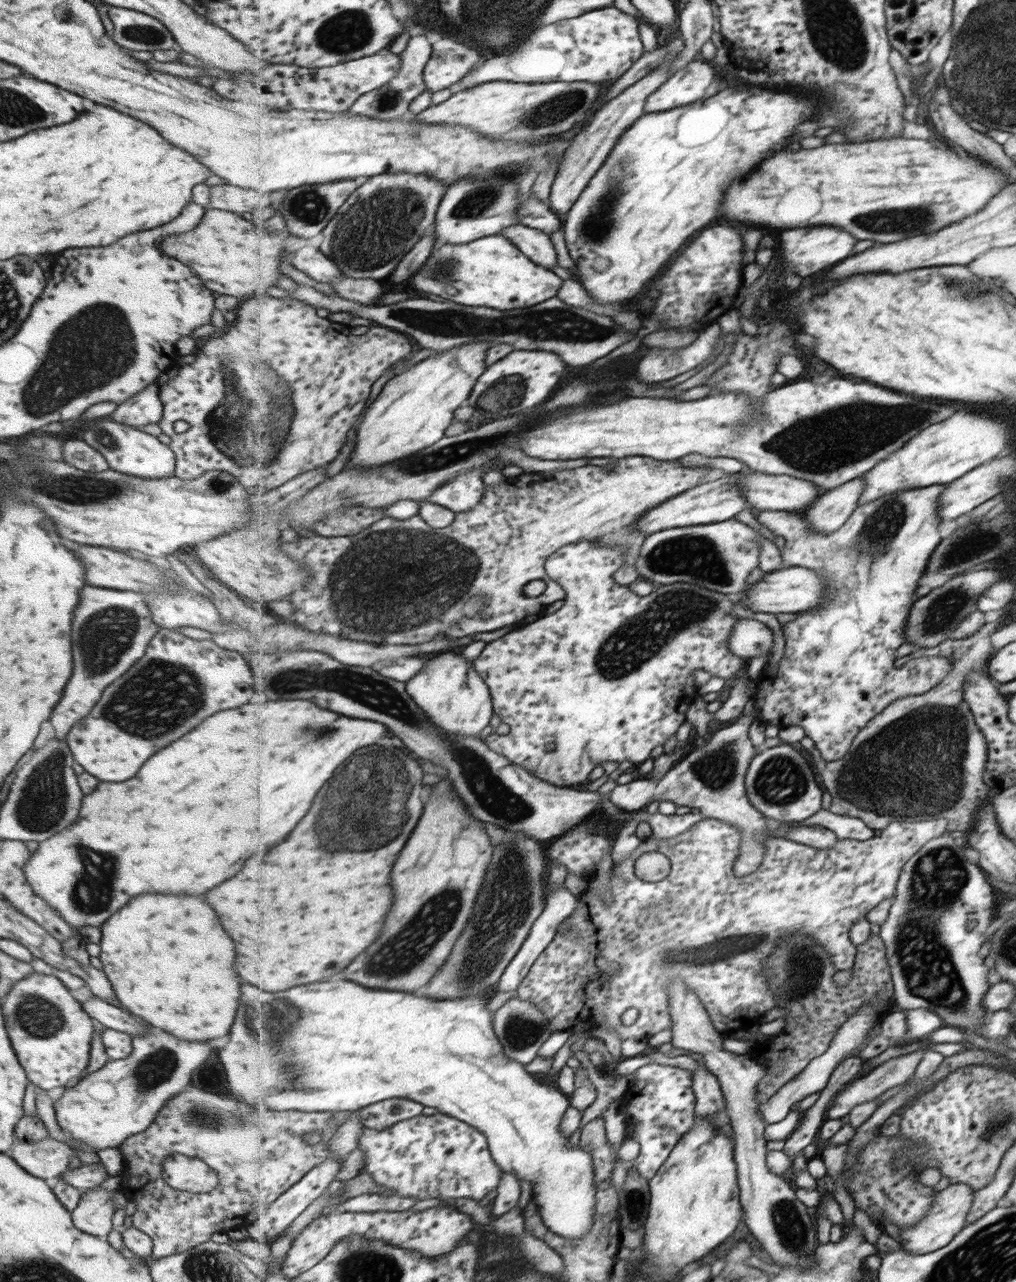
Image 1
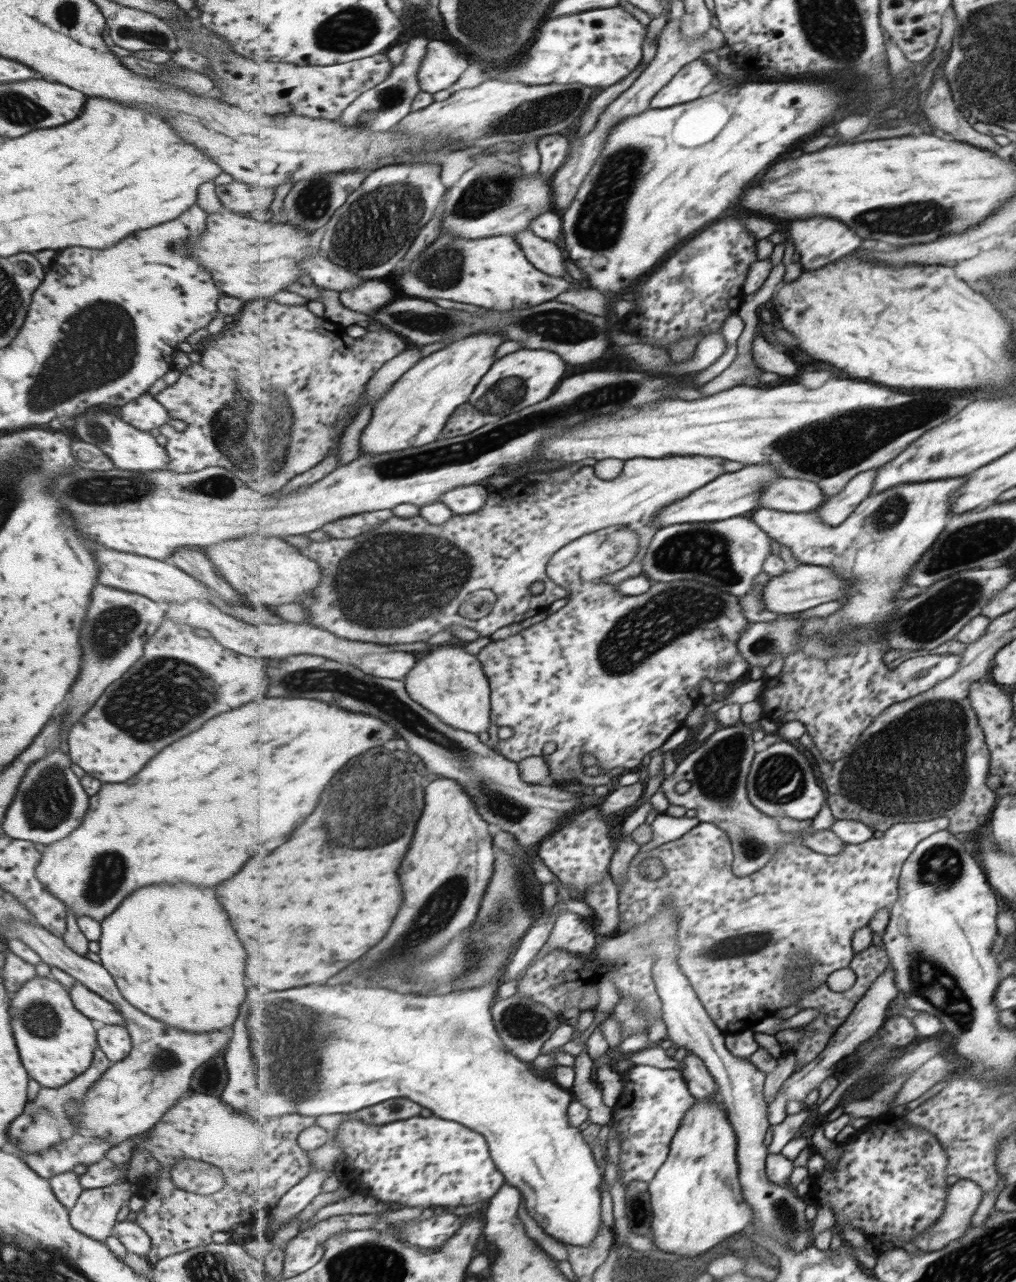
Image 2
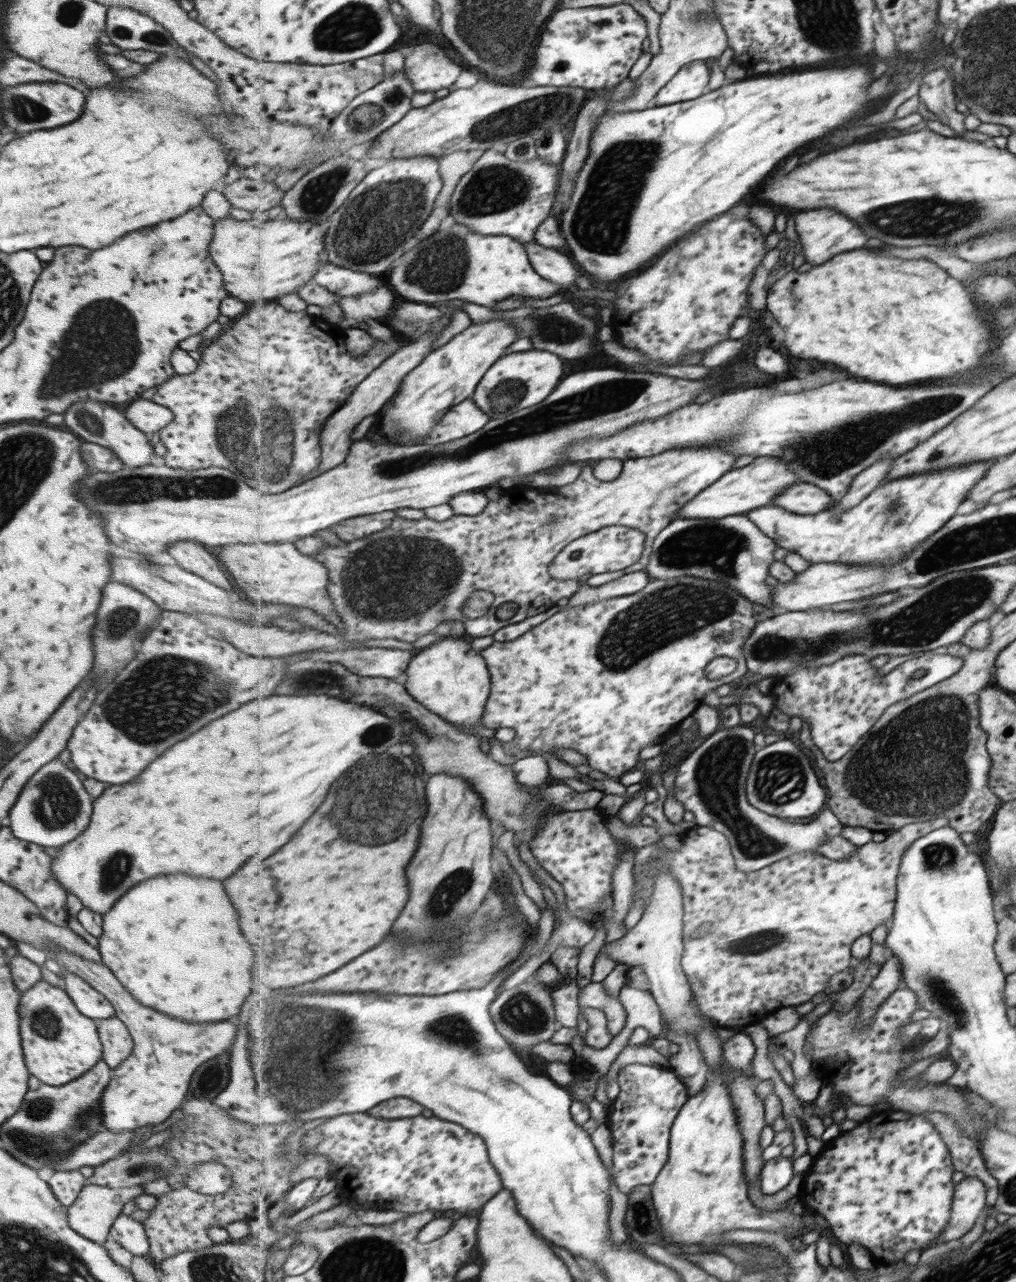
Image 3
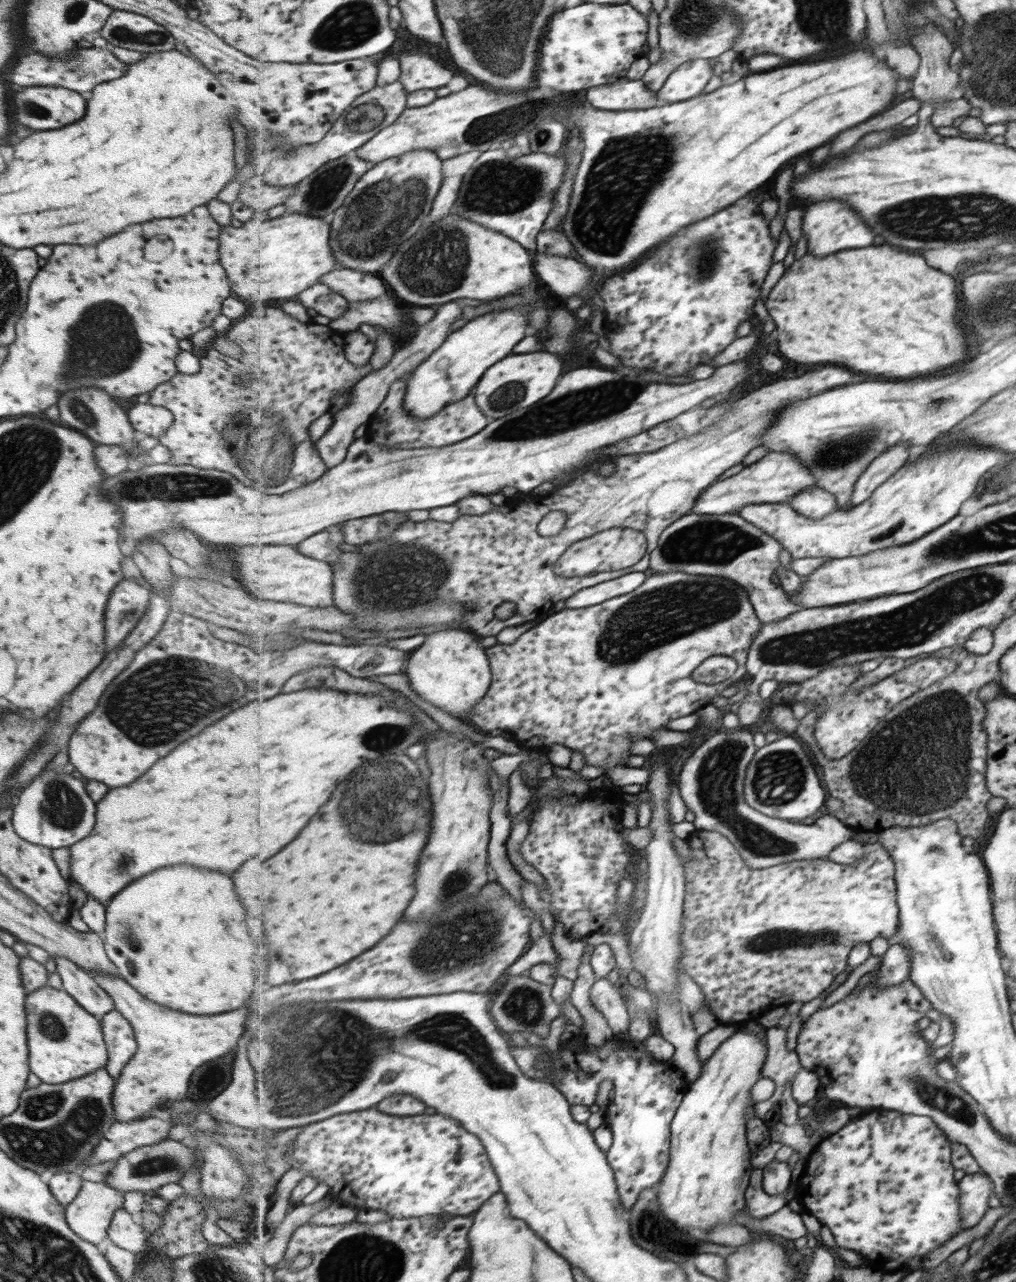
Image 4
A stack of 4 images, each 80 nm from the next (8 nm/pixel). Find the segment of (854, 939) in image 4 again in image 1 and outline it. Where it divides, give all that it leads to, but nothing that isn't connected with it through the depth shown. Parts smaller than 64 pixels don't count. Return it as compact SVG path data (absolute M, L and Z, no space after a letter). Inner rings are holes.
M704 819L695 824L687 832L668 838L667 840L659 840L652 836L634 850L620 864L614 864L612 870L611 894L613 894L614 902L606 904L601 895L597 895L597 891L591 891L591 888L585 890L583 896L578 899L579 904L577 910L567 918L560 930L553 939L553 942L545 949L545 952L538 958L536 964L530 970L530 973L525 977L525 980L519 985L517 996L521 1000L532 1002L538 1009L543 1011L543 1014L550 1018L551 1030L555 1032L565 1032L565 1030L573 1030L575 1026L584 1022L589 1022L587 1030L592 1030L596 1027L602 1027L609 1032L615 1032L621 1040L637 1039L643 1040L659 1034L663 1031L671 1031L672 1018L669 1012L670 1000L668 996L668 984L675 979L683 979L687 986L702 1000L706 1006L707 1012L710 1014L715 1028L718 1028L723 1034L734 1032L736 1030L747 1030L753 1024L759 1024L759 1019L765 1012L769 1012L771 1008L778 1006L776 994L770 985L770 978L764 969L764 964L771 954L774 954L775 948L779 946L781 938L787 938L793 932L803 932L804 934L815 935L816 942L826 949L830 958L834 960L835 968L839 971L845 969L853 970L855 959L858 956L858 946L855 946L851 940L850 934L854 924L862 918L867 918L875 907L883 901L893 898L897 894L897 886L906 864L919 852L919 848L928 840L934 839L946 831L946 821L943 819L923 820L919 822L895 822L891 824L881 835L870 838L869 840L851 840L850 838L840 838L839 842L833 848L815 848L801 844L799 841L792 841L785 836L766 838L764 845L768 850L766 852L767 864L765 862L753 874L740 877L734 872L735 863L740 855L740 846L742 843L742 833L739 827L727 824L717 819ZM648 852L662 852L668 856L672 862L672 871L669 876L661 882L645 882L636 875L637 860ZM629 1008L636 1008L639 1015L636 1021L631 1026L623 1024L623 1014Z

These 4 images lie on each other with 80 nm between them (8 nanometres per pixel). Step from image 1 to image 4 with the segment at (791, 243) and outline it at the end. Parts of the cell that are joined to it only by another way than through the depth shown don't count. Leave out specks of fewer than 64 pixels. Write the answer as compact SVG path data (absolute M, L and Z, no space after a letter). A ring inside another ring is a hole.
M827 200L827 202L817 202L813 204L807 214L805 214L805 224L803 224L805 234L811 238L809 240L809 250L817 256L827 256L837 250L849 250L849 248L867 248L875 240L875 232L865 224L865 220L855 212L849 204L843 200Z

